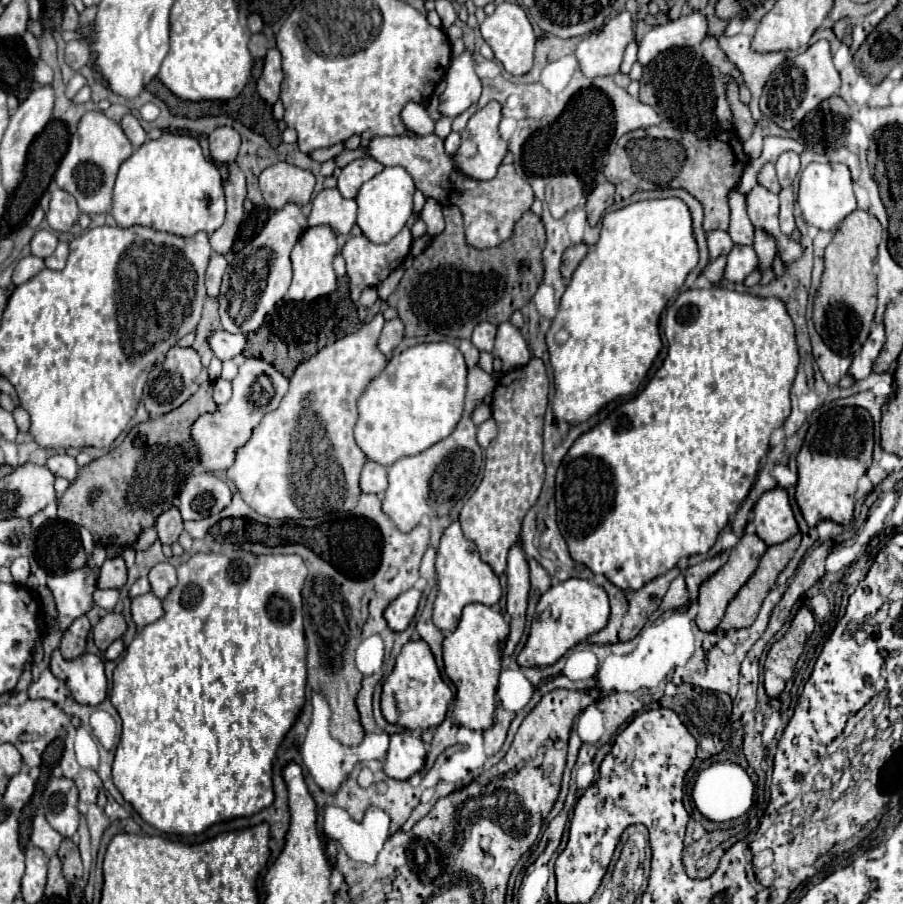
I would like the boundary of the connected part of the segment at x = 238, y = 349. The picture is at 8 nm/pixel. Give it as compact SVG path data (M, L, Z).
M218 329L208 337L208 345L220 361L228 361L228 359L234 359L236 355L240 355L244 351L246 335L226 333L224 329Z

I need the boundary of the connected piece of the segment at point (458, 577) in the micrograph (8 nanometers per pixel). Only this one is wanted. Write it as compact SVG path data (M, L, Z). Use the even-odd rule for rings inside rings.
M454 521L442 533L438 555L436 555L436 575L438 575L438 595L434 601L434 625L440 631L454 631L464 605L468 603L482 603L482 605L496 605L502 597L500 581L496 573L480 559L476 545L464 537L460 523Z

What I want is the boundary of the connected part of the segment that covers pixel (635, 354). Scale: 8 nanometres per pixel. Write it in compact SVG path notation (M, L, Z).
M646 199L618 211L610 211L602 217L600 241L590 247L590 253L574 271L572 281L560 299L552 327L546 333L556 385L556 395L552 401L556 423L582 423L600 411L608 401L638 389L662 349L658 333L660 313L696 265L698 247L692 233L692 217L682 199Z

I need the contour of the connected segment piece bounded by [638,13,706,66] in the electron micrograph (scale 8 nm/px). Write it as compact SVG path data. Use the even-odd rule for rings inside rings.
M700 13L678 17L666 25L654 27L638 43L638 63L646 66L662 51L670 47L694 47L706 37L706 19Z

